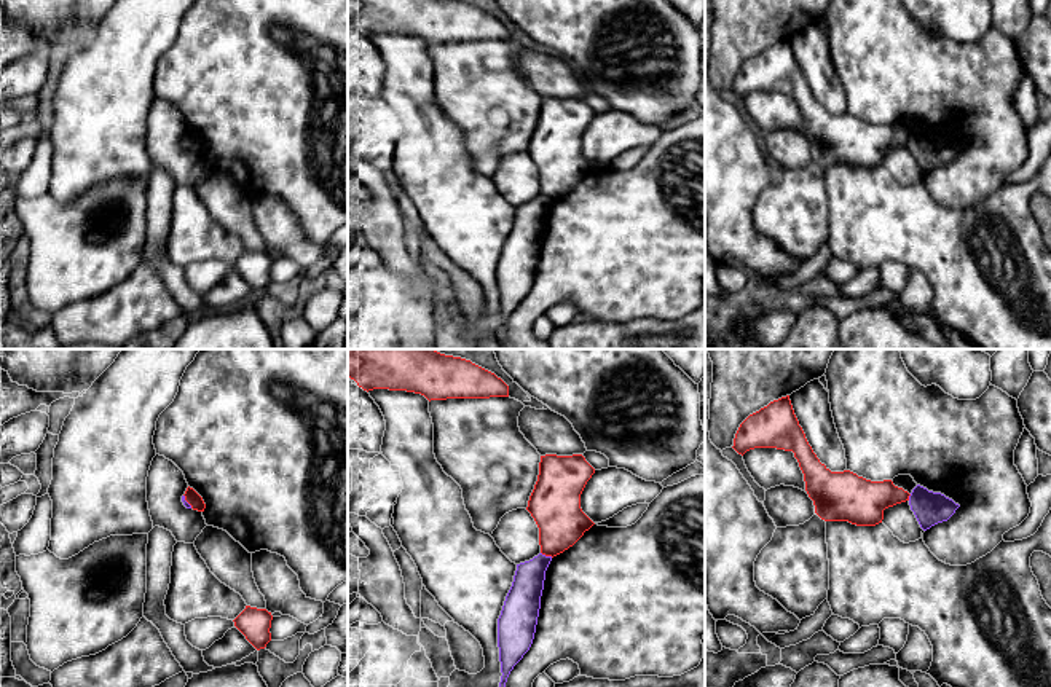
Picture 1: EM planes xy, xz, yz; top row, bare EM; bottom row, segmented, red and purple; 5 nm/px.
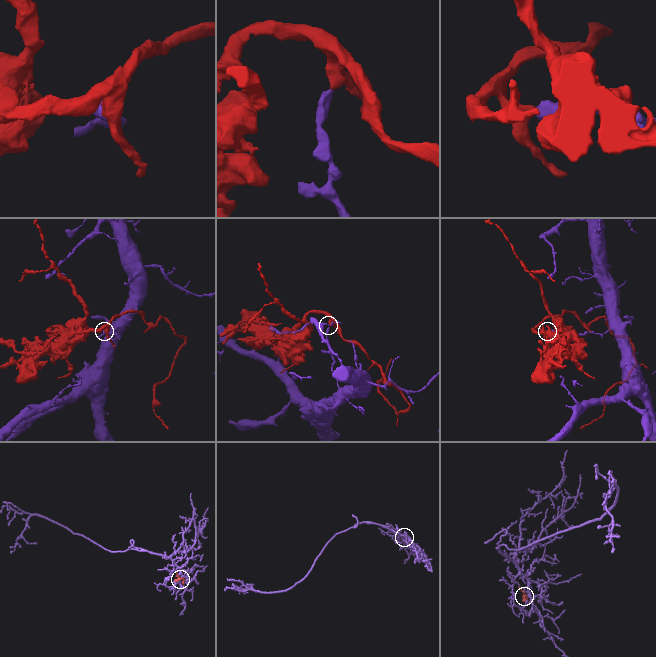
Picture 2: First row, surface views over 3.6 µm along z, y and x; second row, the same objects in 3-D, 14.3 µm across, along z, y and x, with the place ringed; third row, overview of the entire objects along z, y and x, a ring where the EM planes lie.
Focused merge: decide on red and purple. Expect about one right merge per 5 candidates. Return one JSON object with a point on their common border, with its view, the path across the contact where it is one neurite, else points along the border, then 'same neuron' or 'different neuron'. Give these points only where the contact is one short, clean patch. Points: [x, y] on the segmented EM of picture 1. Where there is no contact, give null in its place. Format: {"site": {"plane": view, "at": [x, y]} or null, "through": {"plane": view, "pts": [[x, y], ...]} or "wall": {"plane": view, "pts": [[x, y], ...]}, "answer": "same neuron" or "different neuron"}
{"site": {"plane": "xz", "at": [547, 555]}, "wall": {"plane": "xz", "pts": [[541, 552], [552, 557]]}, "answer": "different neuron"}

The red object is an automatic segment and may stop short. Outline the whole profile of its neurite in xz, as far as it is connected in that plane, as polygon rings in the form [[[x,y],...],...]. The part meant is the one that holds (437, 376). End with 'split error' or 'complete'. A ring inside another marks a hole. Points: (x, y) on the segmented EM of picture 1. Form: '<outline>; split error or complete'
[[[348,349],[348,378],[364,391],[407,391],[431,400],[509,397],[509,386],[470,360],[435,349]]]; complete

